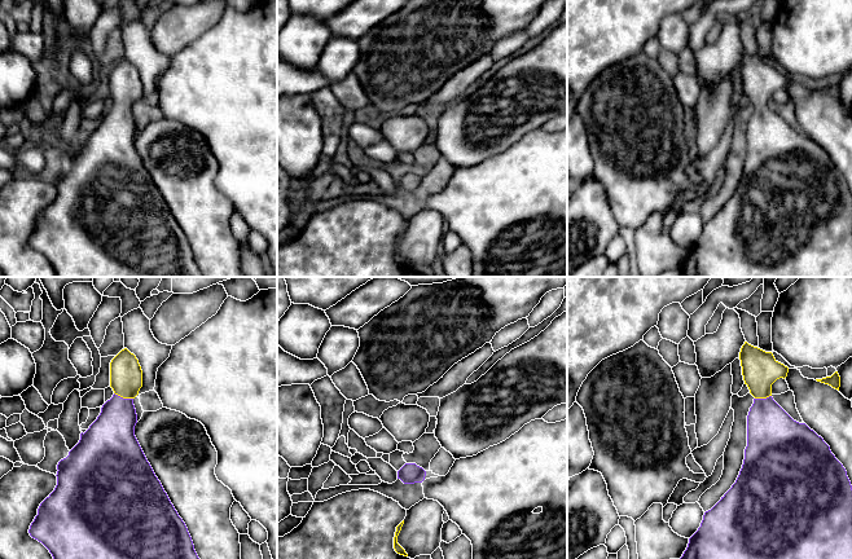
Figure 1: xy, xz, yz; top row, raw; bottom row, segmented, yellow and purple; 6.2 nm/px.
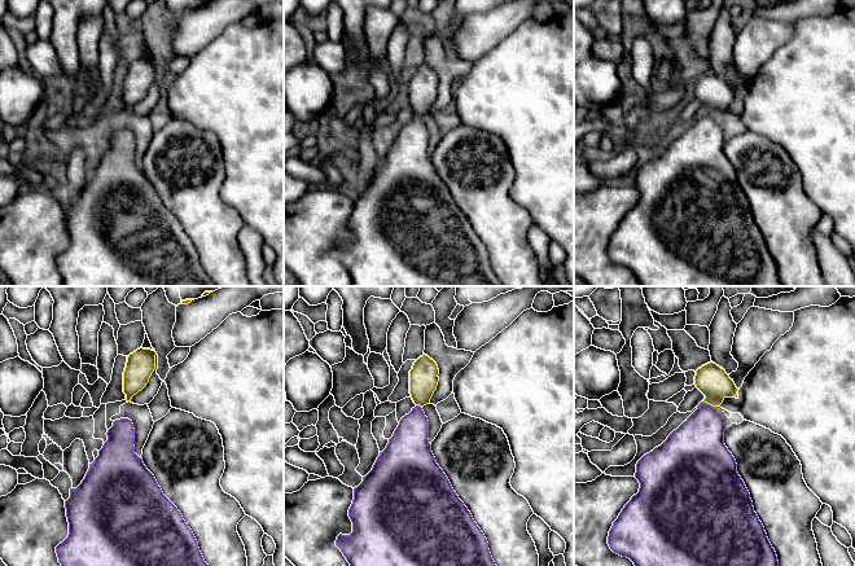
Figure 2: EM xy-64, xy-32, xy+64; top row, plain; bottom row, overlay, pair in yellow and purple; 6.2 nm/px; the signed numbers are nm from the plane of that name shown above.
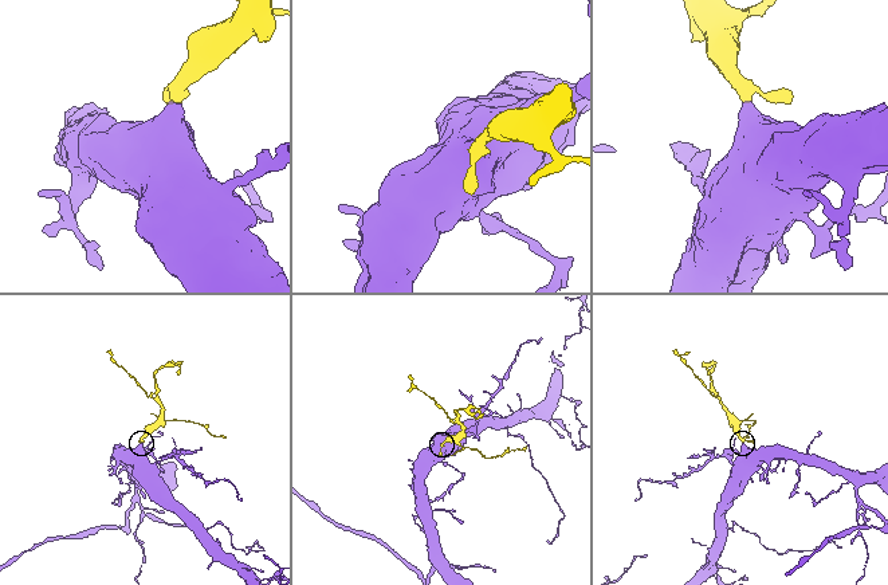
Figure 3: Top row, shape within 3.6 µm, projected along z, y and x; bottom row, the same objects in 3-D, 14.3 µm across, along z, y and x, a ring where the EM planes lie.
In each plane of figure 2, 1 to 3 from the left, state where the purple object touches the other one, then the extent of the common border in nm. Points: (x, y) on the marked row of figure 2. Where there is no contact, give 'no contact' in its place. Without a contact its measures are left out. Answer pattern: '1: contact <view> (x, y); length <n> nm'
1: no contact
2: contact xy-32 (419, 404); length 40 nm
3: contact xy+64 (711, 404); length 110 nm

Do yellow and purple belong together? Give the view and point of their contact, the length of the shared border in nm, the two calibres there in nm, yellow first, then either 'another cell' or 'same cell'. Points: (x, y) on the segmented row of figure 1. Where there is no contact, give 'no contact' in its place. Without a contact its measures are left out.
meets yellow in xy at (123, 397); contact 130 nm long; 200 nm thick on the yellow side, 280 nm on the other; same cell

